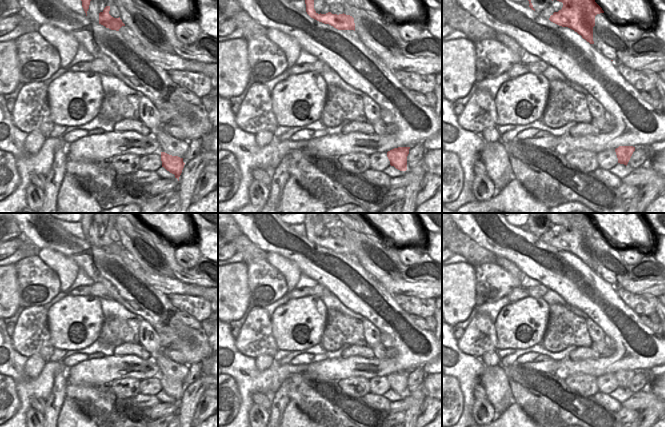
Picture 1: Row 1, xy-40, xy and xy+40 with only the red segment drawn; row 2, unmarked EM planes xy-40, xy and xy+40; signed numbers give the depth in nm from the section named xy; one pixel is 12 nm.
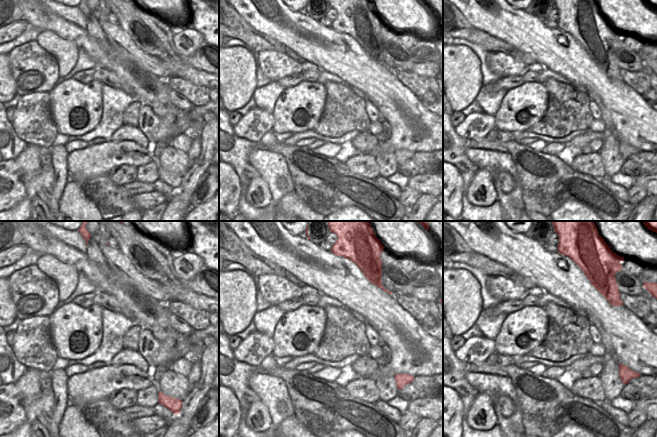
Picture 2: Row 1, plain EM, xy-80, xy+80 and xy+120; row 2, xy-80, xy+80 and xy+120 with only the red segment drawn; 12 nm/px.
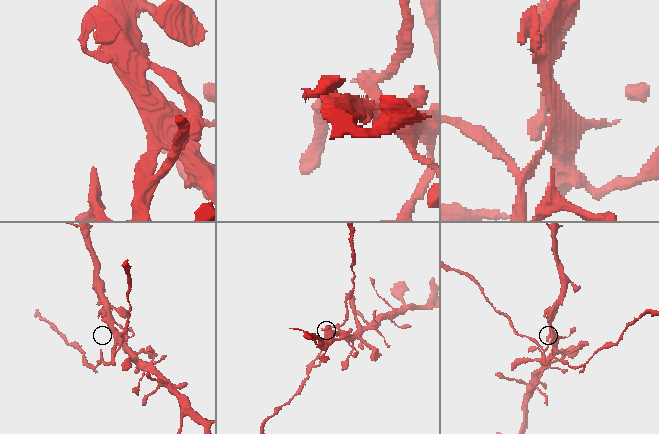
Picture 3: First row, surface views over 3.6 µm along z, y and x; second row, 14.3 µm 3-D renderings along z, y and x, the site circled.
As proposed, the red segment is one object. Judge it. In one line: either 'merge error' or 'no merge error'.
merge error

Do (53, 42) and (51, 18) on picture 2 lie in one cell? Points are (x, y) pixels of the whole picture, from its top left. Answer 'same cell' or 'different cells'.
different cells

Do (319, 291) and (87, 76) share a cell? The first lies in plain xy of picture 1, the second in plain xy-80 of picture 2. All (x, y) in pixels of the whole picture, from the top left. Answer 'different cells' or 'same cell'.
different cells

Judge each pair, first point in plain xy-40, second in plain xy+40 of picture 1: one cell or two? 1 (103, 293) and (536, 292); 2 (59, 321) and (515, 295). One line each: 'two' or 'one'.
1: one
2: two

